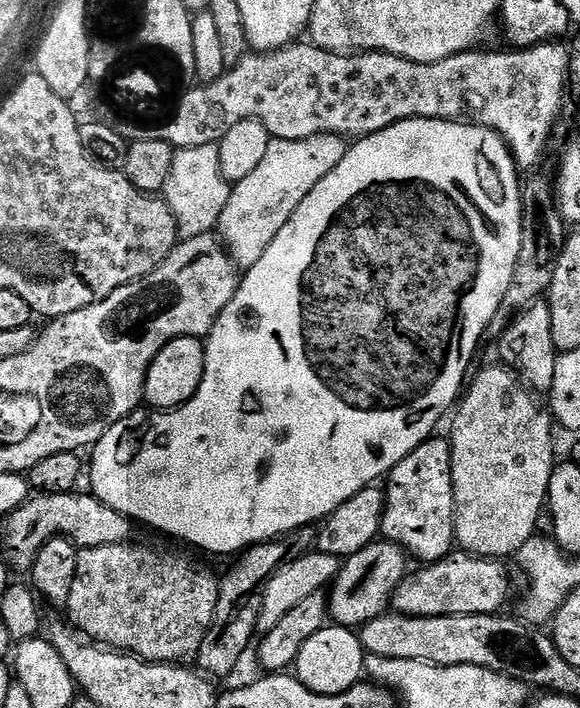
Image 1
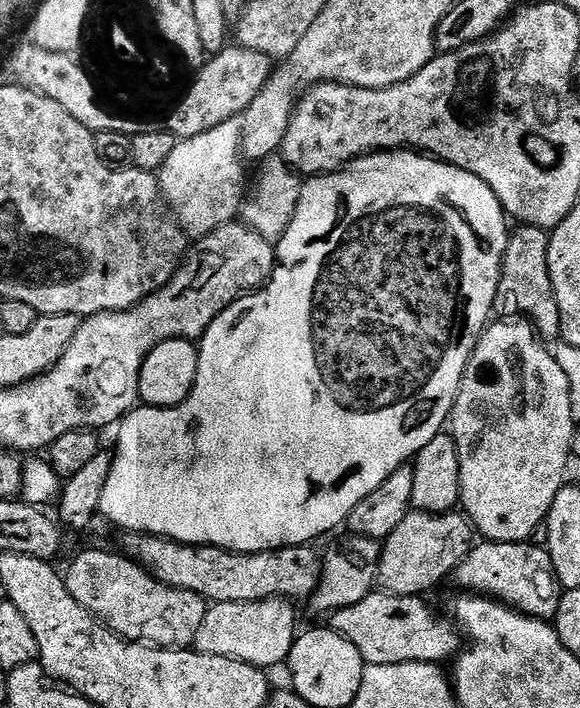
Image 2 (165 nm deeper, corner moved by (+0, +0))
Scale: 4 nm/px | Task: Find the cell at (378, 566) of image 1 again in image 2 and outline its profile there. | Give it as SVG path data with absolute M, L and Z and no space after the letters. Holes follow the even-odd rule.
M415 510L402 518L402 523L395 528L394 534L390 534L382 542L380 549L380 565L378 566L378 584L383 591L395 596L418 596L423 597L424 592L436 588L444 579L451 577L456 568L470 554L474 547L474 529L471 520L464 515L463 511L453 510L450 512L417 512Z

